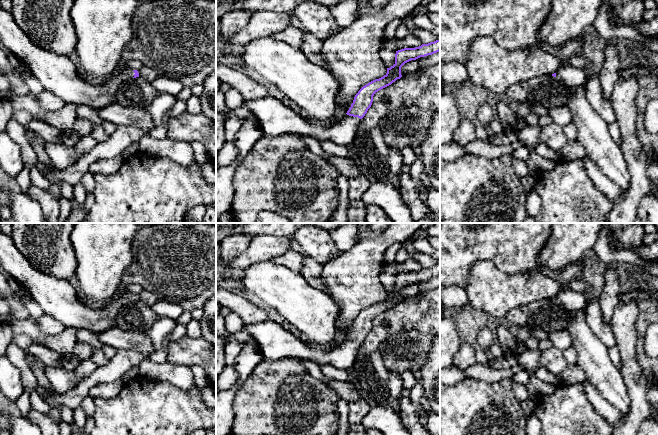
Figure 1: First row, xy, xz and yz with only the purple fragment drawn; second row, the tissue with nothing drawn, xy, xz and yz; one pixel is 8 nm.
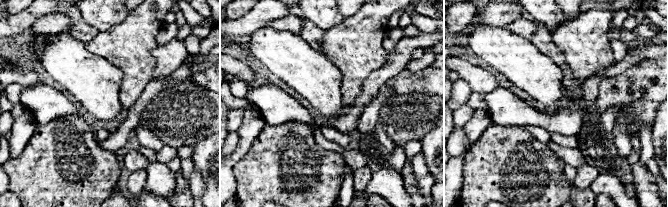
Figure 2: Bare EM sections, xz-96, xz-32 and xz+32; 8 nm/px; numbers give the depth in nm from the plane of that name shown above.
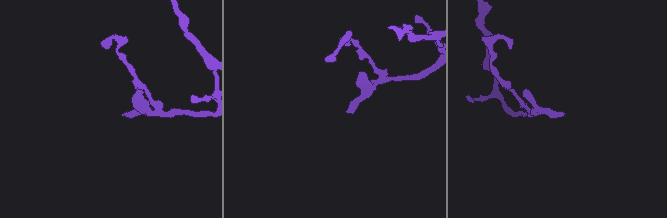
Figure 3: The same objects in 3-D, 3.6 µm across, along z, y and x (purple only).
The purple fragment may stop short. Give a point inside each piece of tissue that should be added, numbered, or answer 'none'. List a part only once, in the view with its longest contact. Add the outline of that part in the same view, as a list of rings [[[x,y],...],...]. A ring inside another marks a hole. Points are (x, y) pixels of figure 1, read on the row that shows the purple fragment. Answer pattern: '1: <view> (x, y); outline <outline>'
1: xz (275, 118); outline [[[272,96],[245,102],[258,121],[263,135],[278,136],[293,134],[309,136],[319,141],[331,141],[348,145],[355,139],[362,119],[340,114],[331,125],[319,125],[301,116],[279,99]]]

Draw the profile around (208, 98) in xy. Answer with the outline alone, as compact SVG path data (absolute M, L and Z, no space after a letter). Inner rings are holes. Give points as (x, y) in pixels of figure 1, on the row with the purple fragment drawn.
M216 71L207 76L202 85L203 92L199 97L202 113L211 121L216 121Z

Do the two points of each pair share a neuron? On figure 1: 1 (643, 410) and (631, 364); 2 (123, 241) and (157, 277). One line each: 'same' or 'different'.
1: same
2: different

